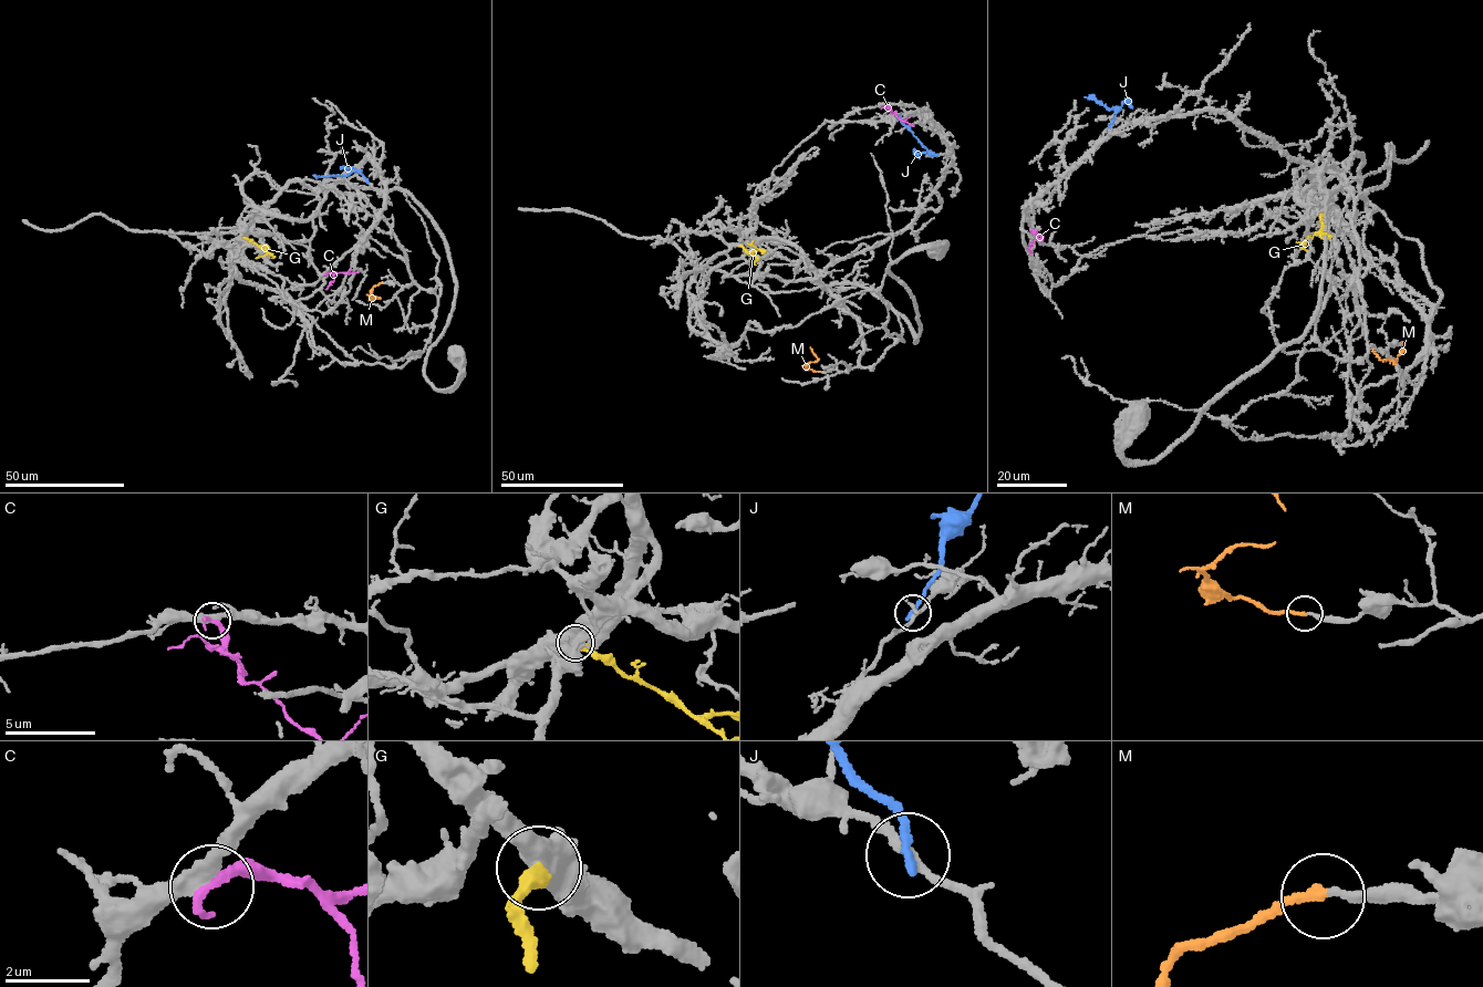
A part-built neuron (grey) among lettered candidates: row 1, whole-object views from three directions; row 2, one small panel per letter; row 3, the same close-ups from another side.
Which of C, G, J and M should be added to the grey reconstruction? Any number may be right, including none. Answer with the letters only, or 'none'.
M

